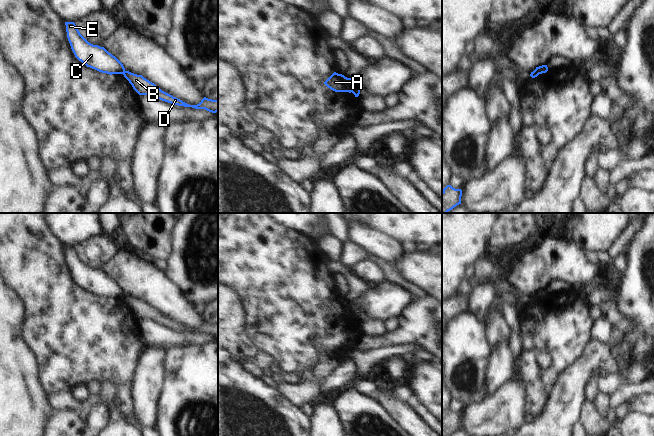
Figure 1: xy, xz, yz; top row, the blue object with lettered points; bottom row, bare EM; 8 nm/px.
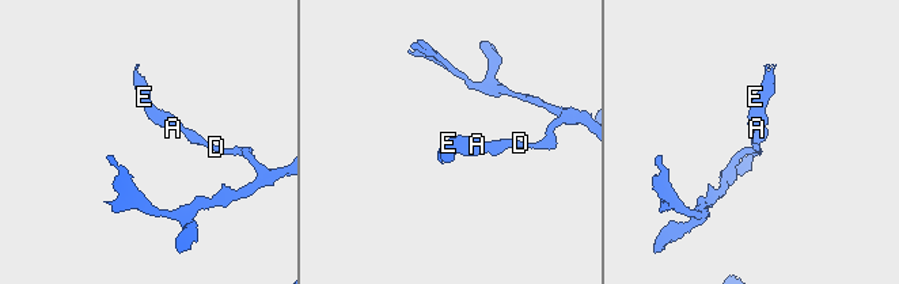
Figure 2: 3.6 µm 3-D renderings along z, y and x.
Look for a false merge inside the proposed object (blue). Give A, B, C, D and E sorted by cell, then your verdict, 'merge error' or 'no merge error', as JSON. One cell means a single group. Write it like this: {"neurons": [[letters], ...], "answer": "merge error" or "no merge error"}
{"neurons": [["A", "C", "E"], ["B", "D"]], "answer": "merge error"}

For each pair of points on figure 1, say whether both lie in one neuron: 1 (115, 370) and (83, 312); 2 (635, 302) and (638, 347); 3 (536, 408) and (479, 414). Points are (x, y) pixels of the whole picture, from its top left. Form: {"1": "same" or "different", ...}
{"1": "same", "2": "same", "3": "different"}

